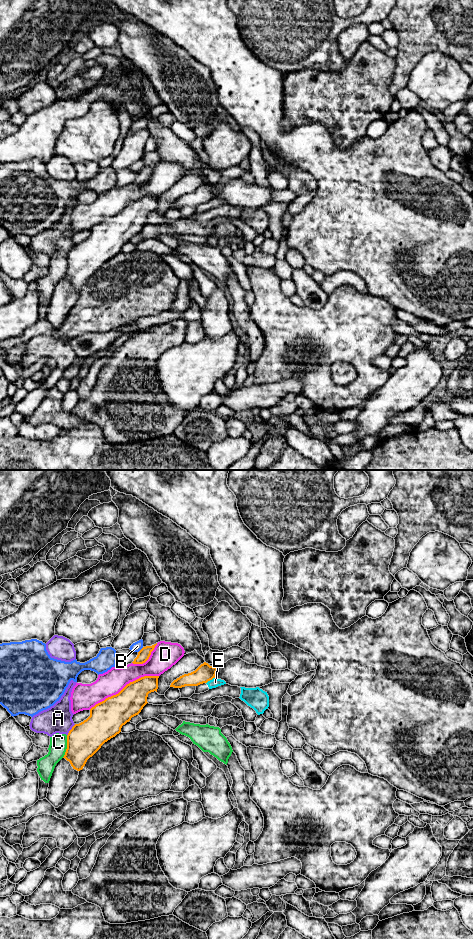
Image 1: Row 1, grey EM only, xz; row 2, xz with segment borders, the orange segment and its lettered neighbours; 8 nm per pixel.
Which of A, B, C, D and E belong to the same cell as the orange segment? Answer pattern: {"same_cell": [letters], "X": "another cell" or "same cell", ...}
{"same_cell": [], "A": "another cell", "B": "another cell", "C": "another cell", "D": "another cell", "E": "another cell"}

